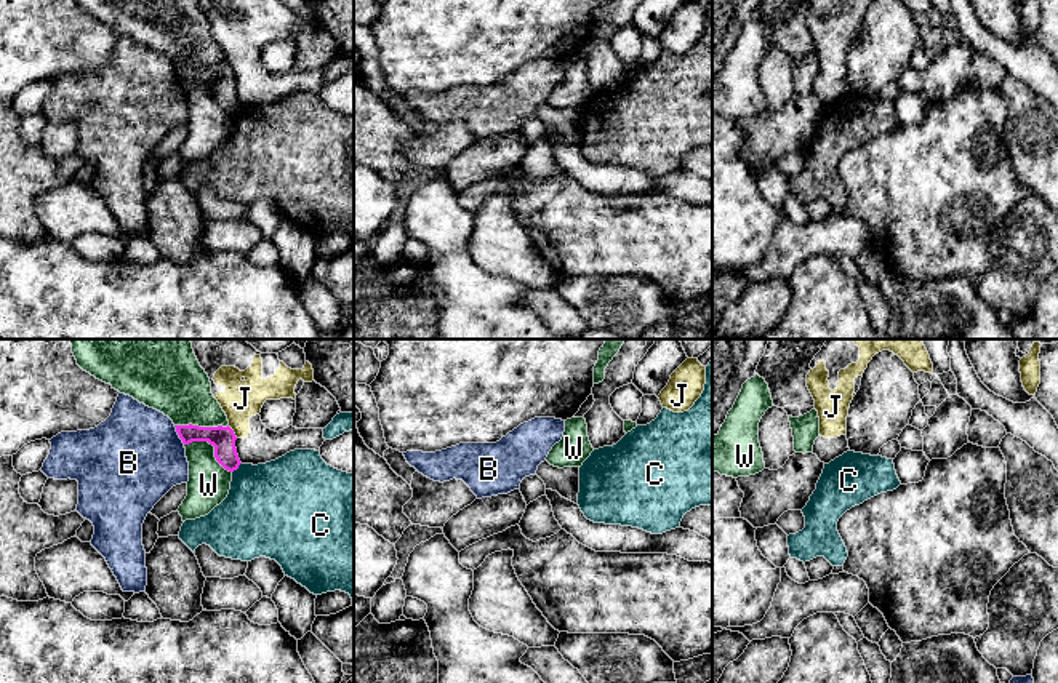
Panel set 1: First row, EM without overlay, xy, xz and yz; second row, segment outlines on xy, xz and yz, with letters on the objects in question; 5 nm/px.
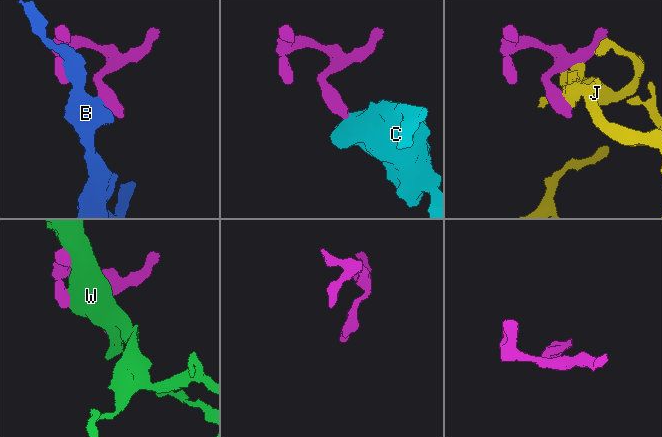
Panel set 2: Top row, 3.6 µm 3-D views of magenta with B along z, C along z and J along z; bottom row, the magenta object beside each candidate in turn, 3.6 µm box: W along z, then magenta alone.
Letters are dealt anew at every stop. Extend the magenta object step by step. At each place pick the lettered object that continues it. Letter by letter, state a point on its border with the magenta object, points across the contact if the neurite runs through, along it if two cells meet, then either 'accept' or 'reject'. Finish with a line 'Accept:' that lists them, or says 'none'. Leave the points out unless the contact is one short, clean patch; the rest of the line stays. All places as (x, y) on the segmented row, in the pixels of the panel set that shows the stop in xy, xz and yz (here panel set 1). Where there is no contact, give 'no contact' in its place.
B: meets magenta in xy at (178, 434); reject
C: meets magenta in xy at (237, 467); border along xy (240, 463), (232, 472); reject
J: meets magenta in xy at (232, 432); reject
W: meets magenta in xy at (213, 445); reject
Accept: none

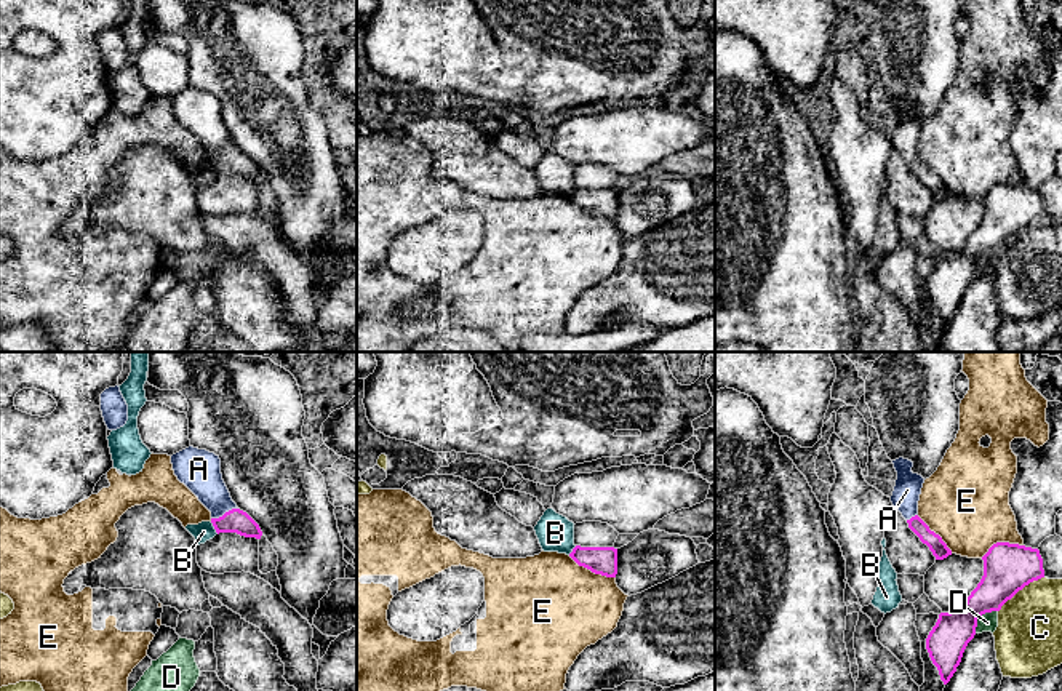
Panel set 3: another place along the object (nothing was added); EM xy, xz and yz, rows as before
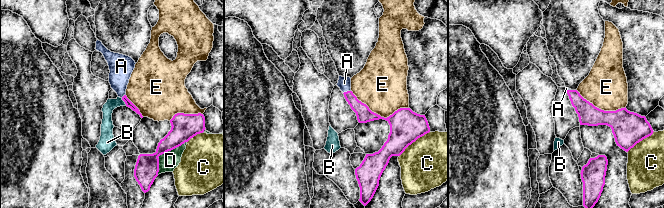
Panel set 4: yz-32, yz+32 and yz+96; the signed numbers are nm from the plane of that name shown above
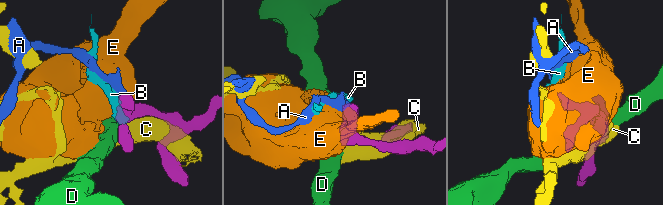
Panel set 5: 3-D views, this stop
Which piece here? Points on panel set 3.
A: meets magenta in xy at (226, 512); runs through xy (235, 520), (226, 512), (200, 471); accept
B: meets magenta in xy at (215, 528); border along xy (210, 522), (218, 533); reject
C: meets magenta in yz at (1019, 589); reject
D: meets magenta in yz at (981, 615); reject
E: meets magenta in xz at (592, 571); reject
Accept: A

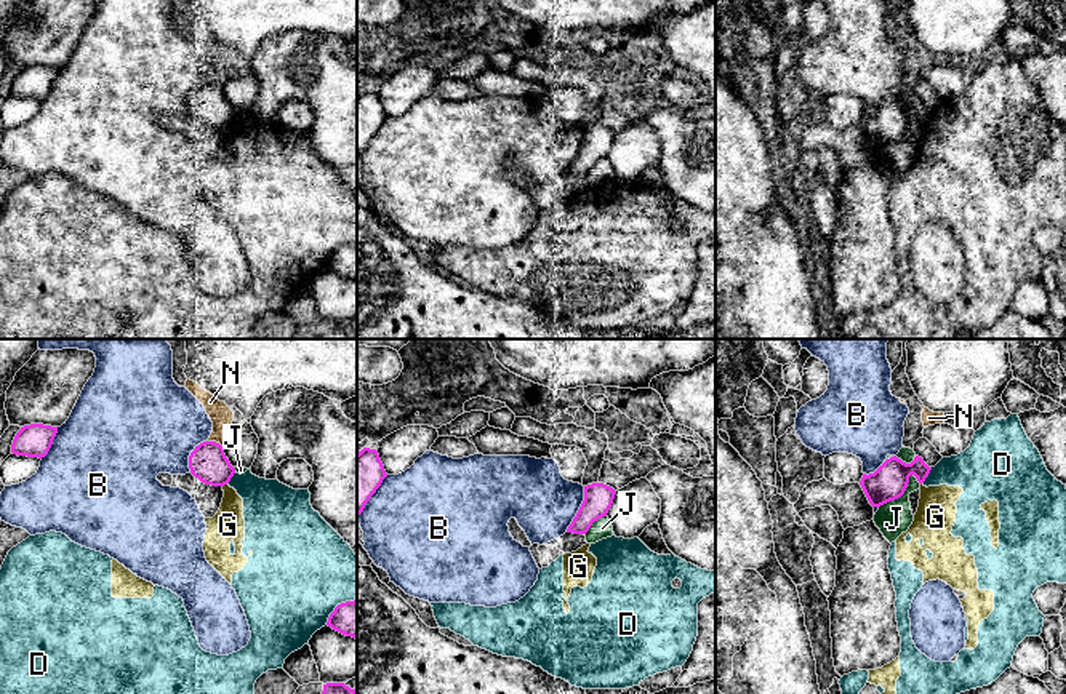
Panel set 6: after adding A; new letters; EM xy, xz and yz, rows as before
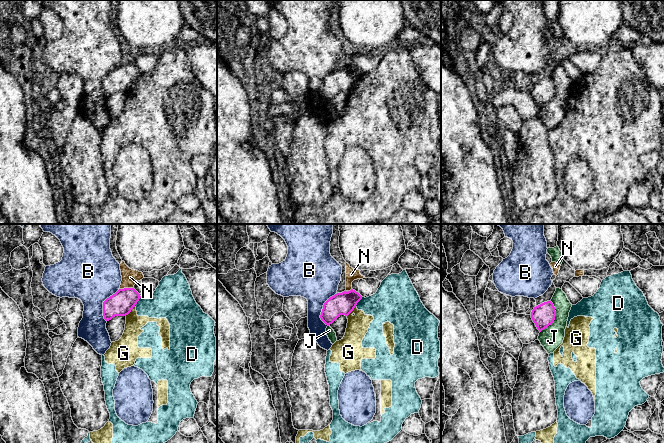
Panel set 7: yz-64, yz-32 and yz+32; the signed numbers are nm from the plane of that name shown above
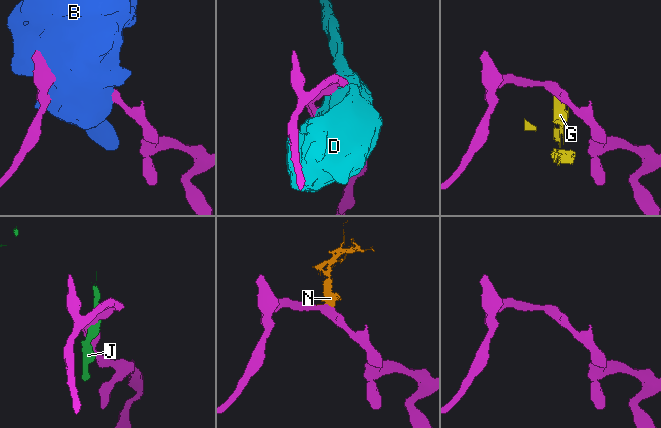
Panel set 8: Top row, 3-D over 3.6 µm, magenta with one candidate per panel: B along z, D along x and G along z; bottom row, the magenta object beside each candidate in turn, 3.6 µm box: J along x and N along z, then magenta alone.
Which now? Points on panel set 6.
B: meets magenta in xz at (580, 509); reject
D: meets magenta in yz at (927, 475); reject
G: meets magenta in xy at (224, 483); reject
J: meets magenta in yz at (905, 490); reject
N: meets magenta in xy at (215, 442); reject
Accept: none

